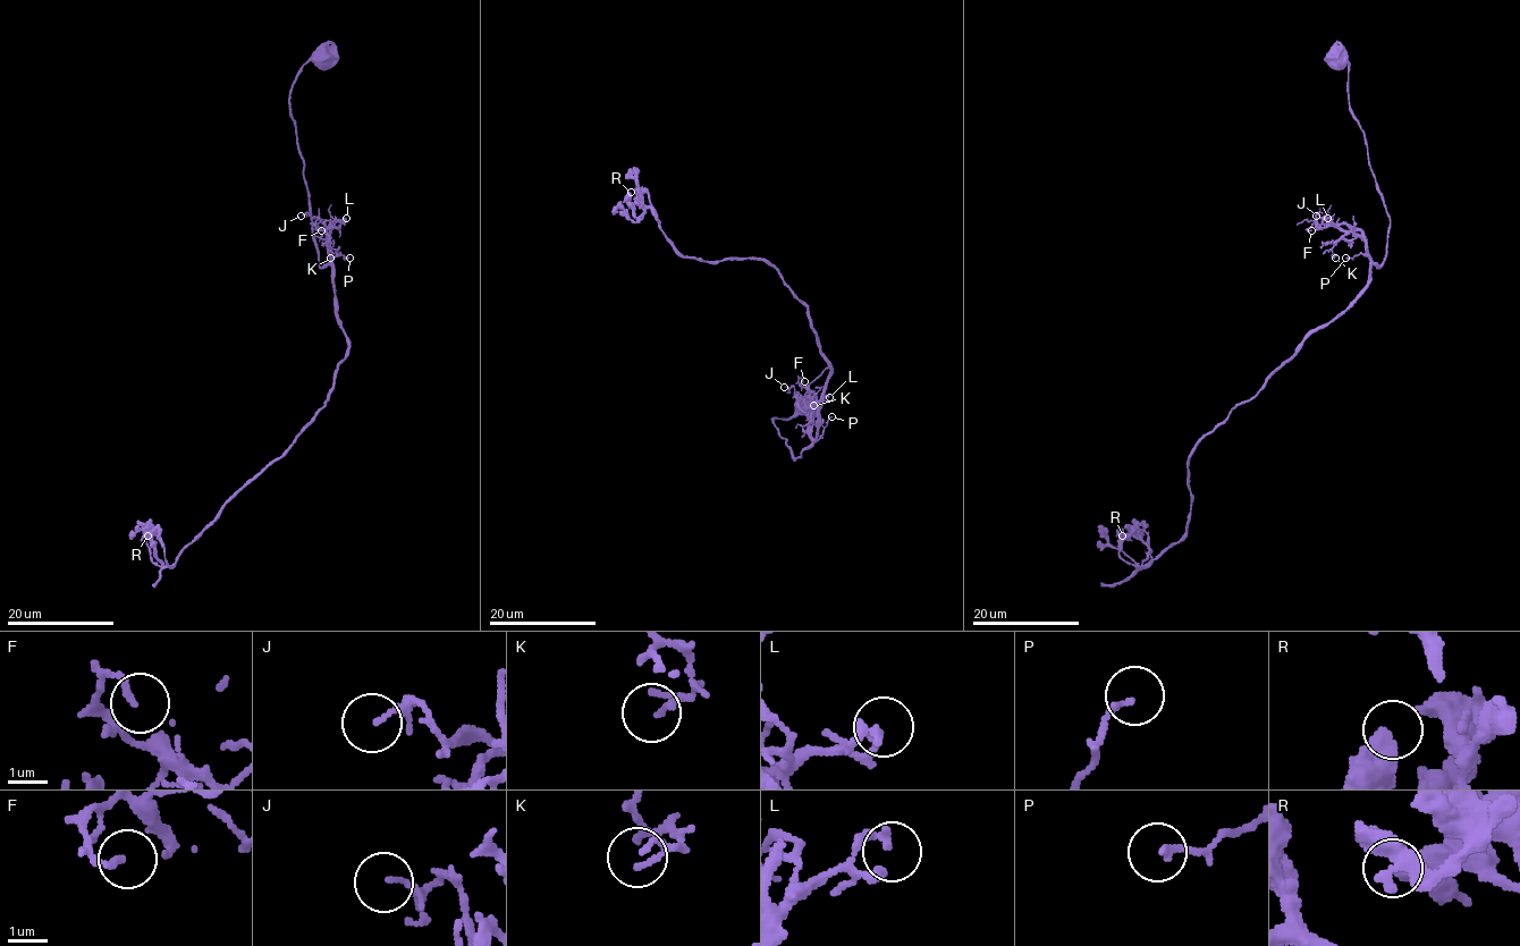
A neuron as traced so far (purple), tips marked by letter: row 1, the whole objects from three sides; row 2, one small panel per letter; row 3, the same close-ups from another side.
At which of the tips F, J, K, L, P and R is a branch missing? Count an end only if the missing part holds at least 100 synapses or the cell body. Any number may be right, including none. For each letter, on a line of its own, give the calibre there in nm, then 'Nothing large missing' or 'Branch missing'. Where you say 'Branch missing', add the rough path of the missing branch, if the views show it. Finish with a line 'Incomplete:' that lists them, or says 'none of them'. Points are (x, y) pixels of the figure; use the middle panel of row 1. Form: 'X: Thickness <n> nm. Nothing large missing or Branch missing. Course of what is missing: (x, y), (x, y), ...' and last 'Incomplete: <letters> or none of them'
F: Thickness 150 nm. Nothing large missing
J: Thickness 100 nm. Nothing large missing
K: Thickness 100 nm. Nothing large missing
L: Thickness 240 nm. Nothing large missing
P: Thickness 150 nm. Nothing large missing
R: Thickness 500 nm. Nothing large missing
Incomplete: none of them

